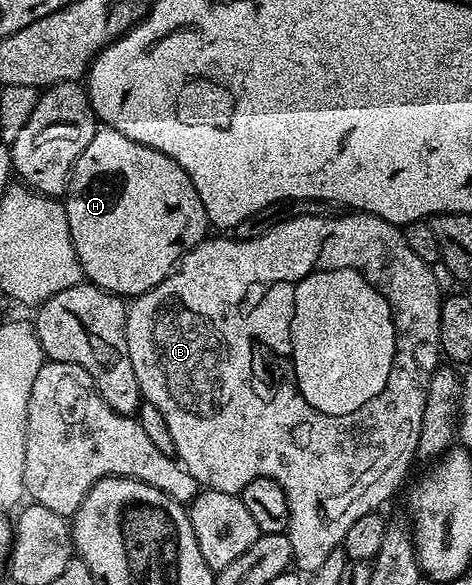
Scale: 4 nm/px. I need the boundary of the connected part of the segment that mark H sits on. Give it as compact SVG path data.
M105 125L99 126L92 141L88 141L88 149L74 162L64 202L72 245L83 276L100 290L119 297L137 297L160 285L183 255L200 245L211 230L200 193L196 193L188 173L172 157L140 145L132 137L124 137L124 133Z

